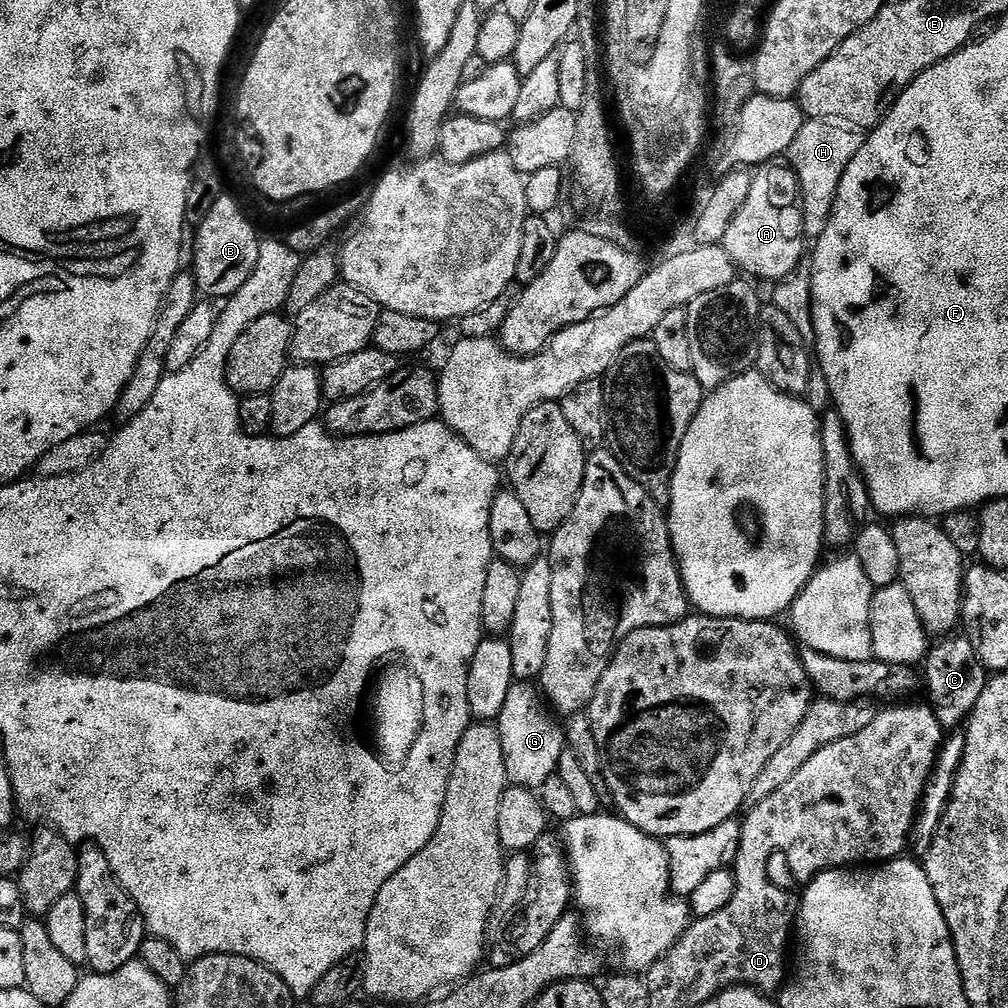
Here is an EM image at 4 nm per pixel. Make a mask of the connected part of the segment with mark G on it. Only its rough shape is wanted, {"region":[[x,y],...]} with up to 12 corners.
{"region":[[512,683],[498,727],[506,774],[539,790],[566,751],[535,683]]}

